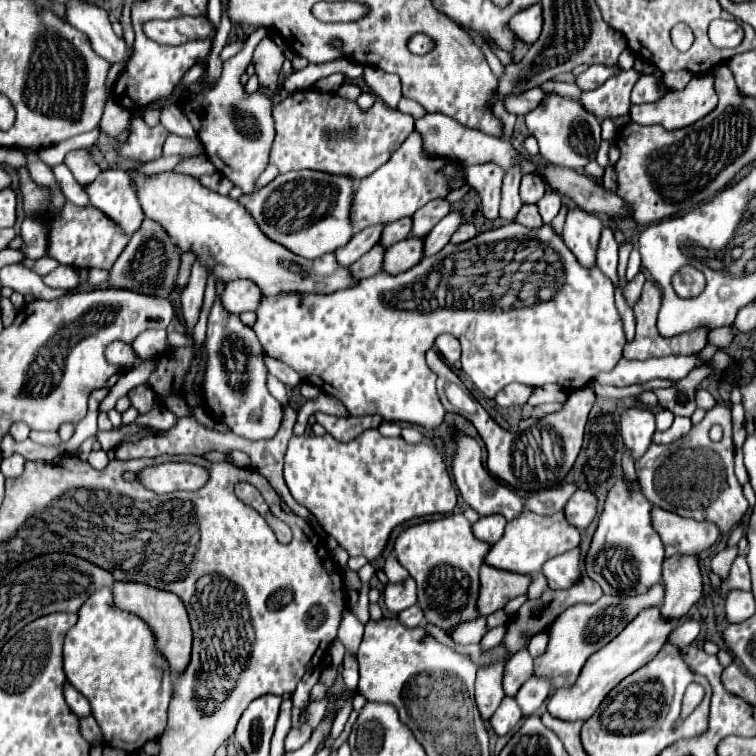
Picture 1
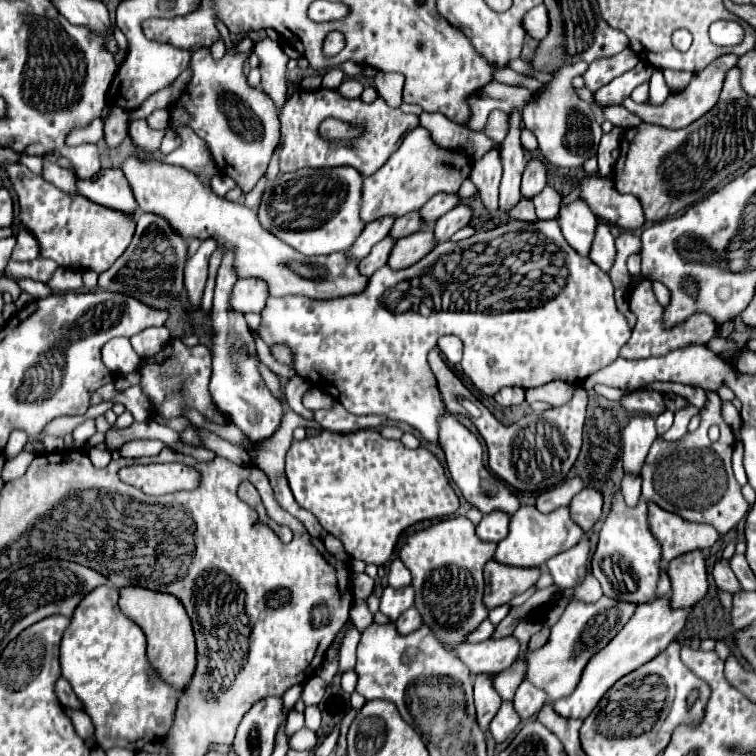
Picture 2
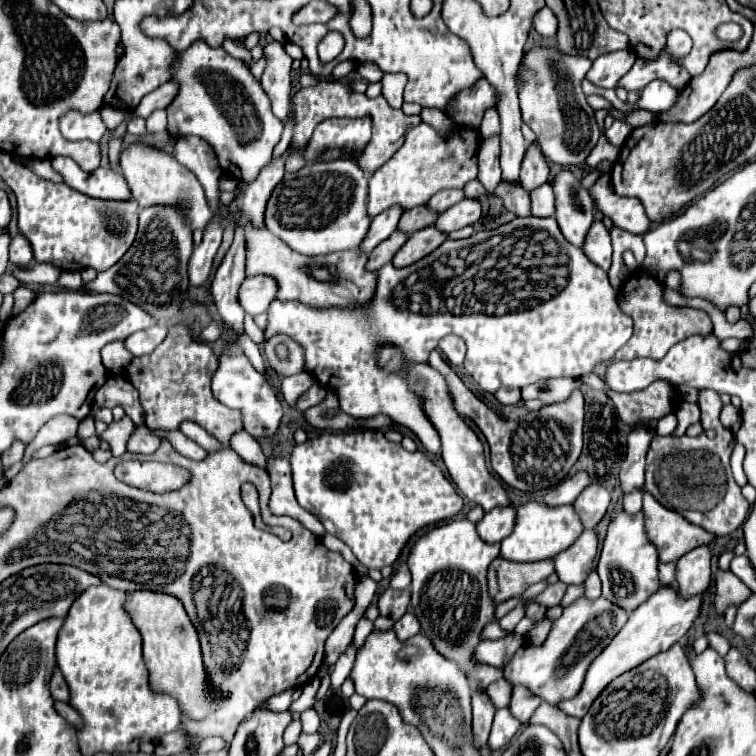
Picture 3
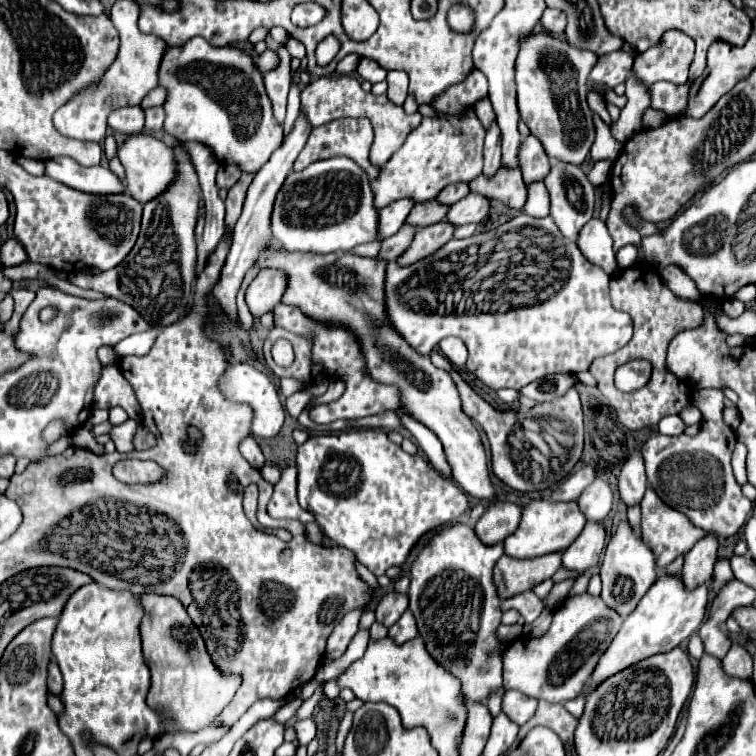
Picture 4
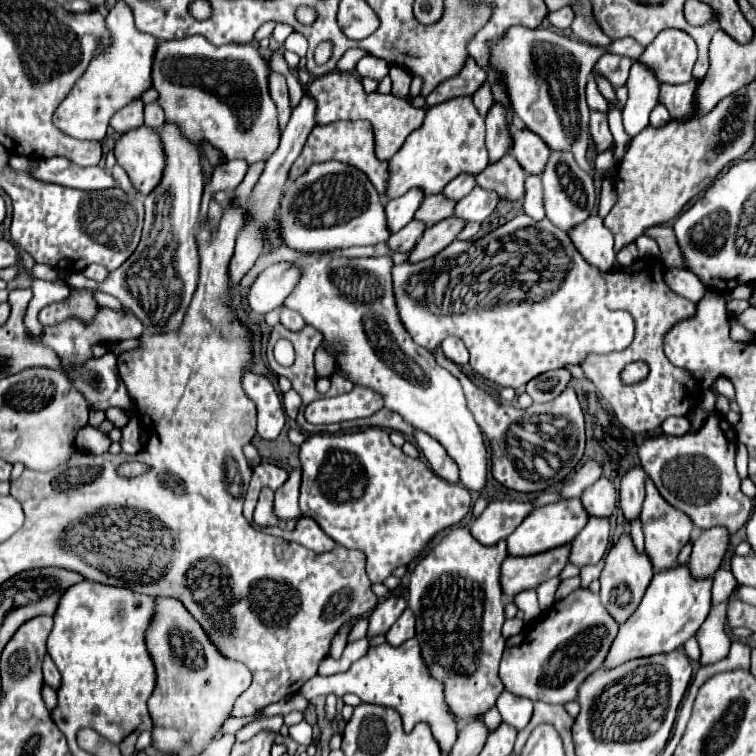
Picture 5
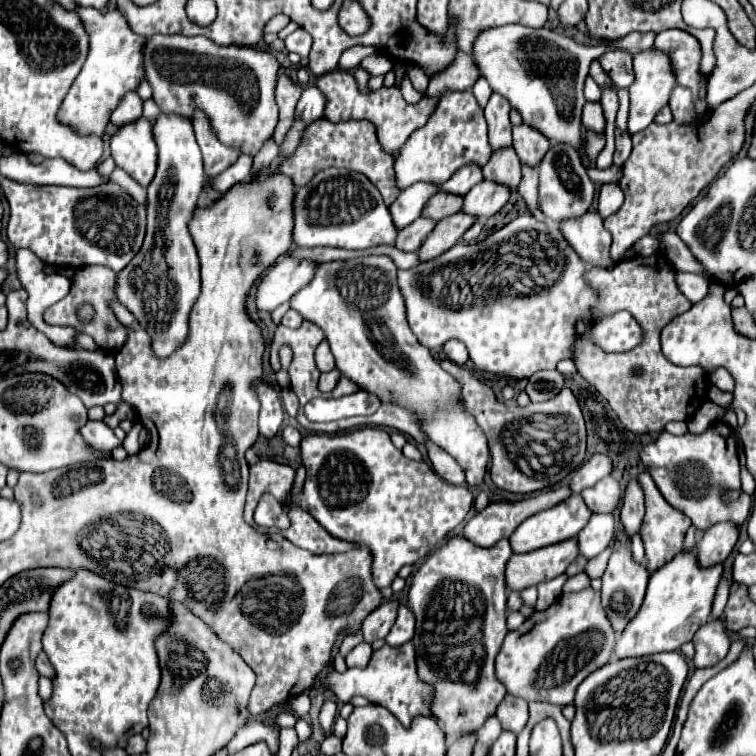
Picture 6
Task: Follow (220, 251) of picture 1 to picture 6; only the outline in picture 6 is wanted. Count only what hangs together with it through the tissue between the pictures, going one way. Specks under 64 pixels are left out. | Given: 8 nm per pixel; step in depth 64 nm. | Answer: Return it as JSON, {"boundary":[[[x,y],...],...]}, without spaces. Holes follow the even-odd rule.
{"boundary":[[[146,118],[120,126],[110,138],[110,152],[118,168],[142,186],[150,184],[156,172],[158,150],[152,138],[152,124]],[[360,256],[352,260],[338,260],[338,262],[324,262],[318,266],[314,280],[294,294],[290,306],[298,310],[304,320],[318,324],[326,340],[330,342],[332,354],[336,358],[336,368],[342,376],[352,378],[362,390],[376,394],[382,400],[394,400],[400,406],[406,406],[416,414],[422,424],[422,430],[428,438],[448,452],[466,472],[466,484],[478,486],[486,474],[490,450],[484,432],[476,426],[474,418],[466,414],[462,400],[460,400],[460,386],[454,378],[440,368],[440,364],[432,358],[430,350],[414,338],[408,322],[406,322],[406,304],[402,292],[398,290],[398,268],[390,256]]]}

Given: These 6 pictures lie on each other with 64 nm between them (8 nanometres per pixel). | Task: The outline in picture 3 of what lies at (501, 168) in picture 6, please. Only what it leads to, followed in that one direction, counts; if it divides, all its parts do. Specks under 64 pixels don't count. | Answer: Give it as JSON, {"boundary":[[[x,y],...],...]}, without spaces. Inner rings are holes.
{"boundary":[[[470,180],[470,182],[464,186],[464,192],[466,192],[466,198],[480,198],[480,196],[486,196],[486,188],[484,188],[478,180]],[[500,180],[500,186],[498,186],[498,190],[494,190],[494,196],[500,198],[502,204],[506,206],[506,210],[514,212],[516,216],[530,216],[530,198],[522,190],[520,182],[518,182],[518,186],[506,186],[506,182]]]}

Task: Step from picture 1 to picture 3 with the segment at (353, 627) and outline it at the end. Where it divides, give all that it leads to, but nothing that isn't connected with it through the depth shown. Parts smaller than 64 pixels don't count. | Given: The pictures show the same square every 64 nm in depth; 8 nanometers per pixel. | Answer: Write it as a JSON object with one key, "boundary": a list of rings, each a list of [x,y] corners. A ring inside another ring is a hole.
{"boundary":[[[350,646],[350,648],[338,658],[338,662],[334,664],[334,672],[332,672],[332,676],[330,676],[330,688],[332,688],[332,690],[340,690],[342,682],[348,678],[350,670],[352,670],[352,666],[354,666],[354,656],[356,656],[356,652],[354,652],[354,648]]]}

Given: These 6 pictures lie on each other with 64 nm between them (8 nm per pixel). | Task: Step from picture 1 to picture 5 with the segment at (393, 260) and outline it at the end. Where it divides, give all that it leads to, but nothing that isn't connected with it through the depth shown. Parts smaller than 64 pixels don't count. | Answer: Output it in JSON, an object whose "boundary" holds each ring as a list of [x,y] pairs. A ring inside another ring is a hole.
{"boundary":[[[450,216],[446,220],[440,220],[438,224],[430,226],[424,236],[418,240],[416,248],[410,252],[410,262],[420,262],[426,260],[438,252],[442,252],[446,246],[450,246],[460,230],[466,226],[466,220]]]}

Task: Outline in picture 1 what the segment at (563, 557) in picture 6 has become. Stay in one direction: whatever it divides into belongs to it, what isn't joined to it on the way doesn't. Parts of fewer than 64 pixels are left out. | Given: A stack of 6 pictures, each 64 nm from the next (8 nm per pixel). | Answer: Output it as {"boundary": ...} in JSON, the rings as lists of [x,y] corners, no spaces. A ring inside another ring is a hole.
{"boundary":[[[492,566],[480,568],[480,596],[478,596],[478,612],[488,616],[500,608],[504,608],[512,598],[526,594],[530,586],[528,574],[510,574],[506,570],[494,570]]]}

